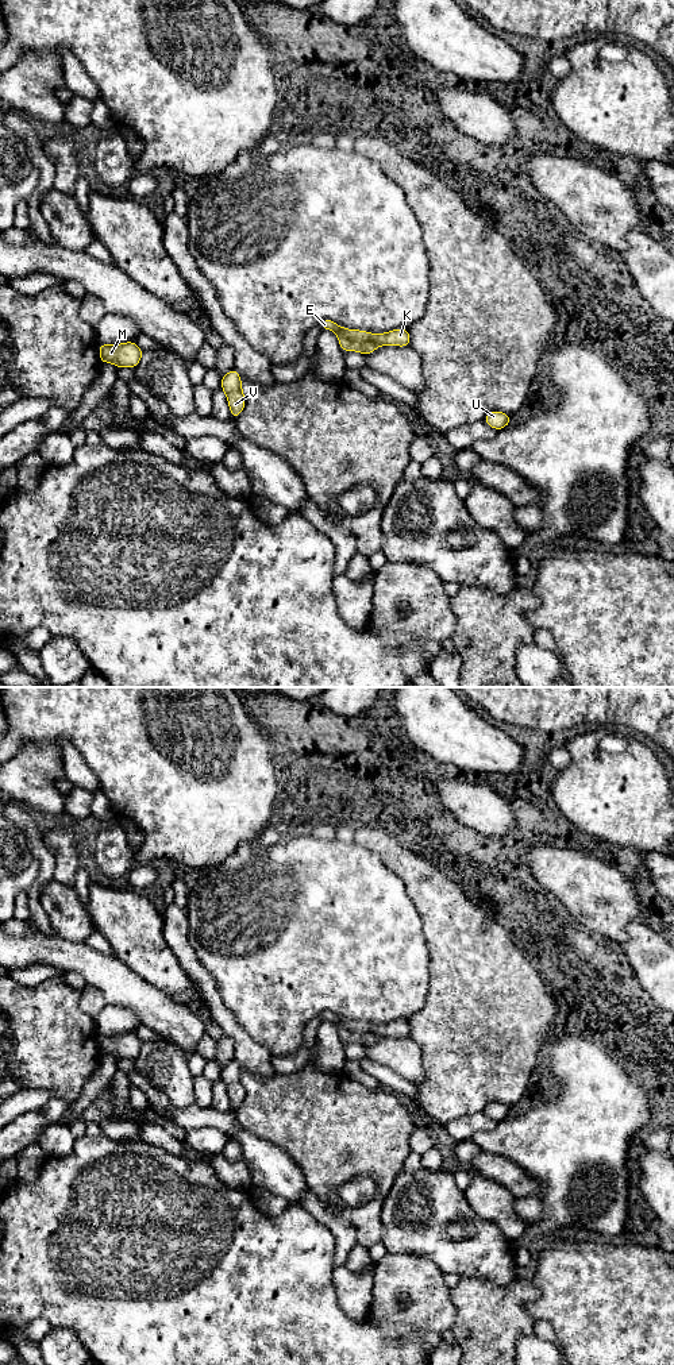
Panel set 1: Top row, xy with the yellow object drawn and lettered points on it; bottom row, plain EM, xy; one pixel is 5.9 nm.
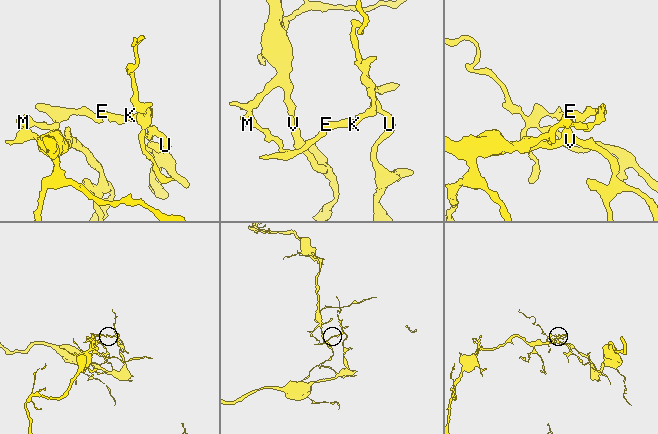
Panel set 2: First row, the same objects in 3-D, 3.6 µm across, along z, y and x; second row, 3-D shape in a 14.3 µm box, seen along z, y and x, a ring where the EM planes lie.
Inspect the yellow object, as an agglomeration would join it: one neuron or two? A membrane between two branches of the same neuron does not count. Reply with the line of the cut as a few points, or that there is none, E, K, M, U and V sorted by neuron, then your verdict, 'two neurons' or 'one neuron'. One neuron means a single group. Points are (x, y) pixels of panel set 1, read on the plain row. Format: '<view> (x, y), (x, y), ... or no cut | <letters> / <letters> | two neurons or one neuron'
xy (338, 1018), (351, 1032), (376, 1033), (380, 1036) | E M V / K U | two neurons

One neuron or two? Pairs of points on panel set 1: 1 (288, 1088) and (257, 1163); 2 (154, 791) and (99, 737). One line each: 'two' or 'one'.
1: two
2: one

